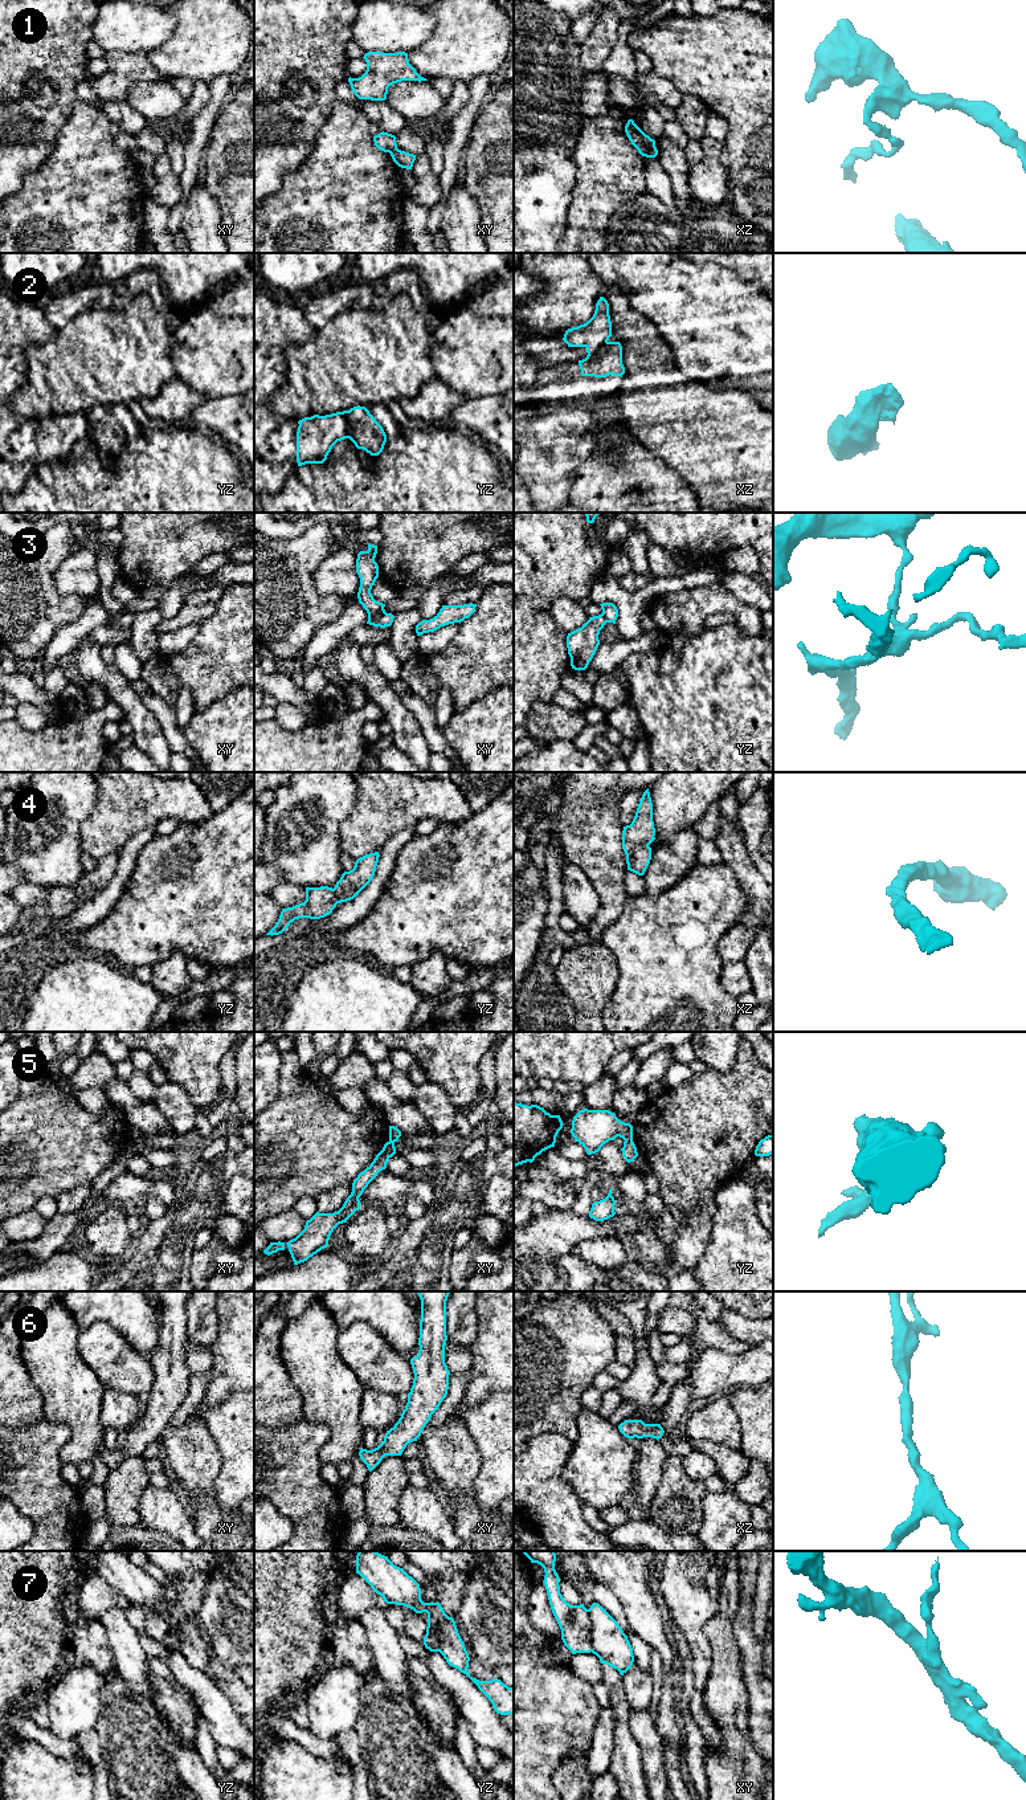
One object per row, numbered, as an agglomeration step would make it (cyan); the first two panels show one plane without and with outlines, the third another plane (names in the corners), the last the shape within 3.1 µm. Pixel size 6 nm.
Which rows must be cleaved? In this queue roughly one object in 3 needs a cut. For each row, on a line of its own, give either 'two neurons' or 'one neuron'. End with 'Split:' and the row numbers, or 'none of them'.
1: two neurons
2: two neurons
3: two neurons
4: one neuron
5: two neurons
6: one neuron
7: two neurons
Split: 1, 2, 3, 5, 7

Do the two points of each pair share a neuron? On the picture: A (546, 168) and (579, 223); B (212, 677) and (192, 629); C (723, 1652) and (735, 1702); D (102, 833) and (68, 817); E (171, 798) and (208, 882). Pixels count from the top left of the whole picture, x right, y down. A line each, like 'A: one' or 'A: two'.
A: two
B: two
C: one
D: two
E: two

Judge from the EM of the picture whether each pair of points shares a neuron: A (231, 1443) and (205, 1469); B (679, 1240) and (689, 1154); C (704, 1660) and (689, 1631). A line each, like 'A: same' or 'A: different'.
A: different
B: same
C: same

